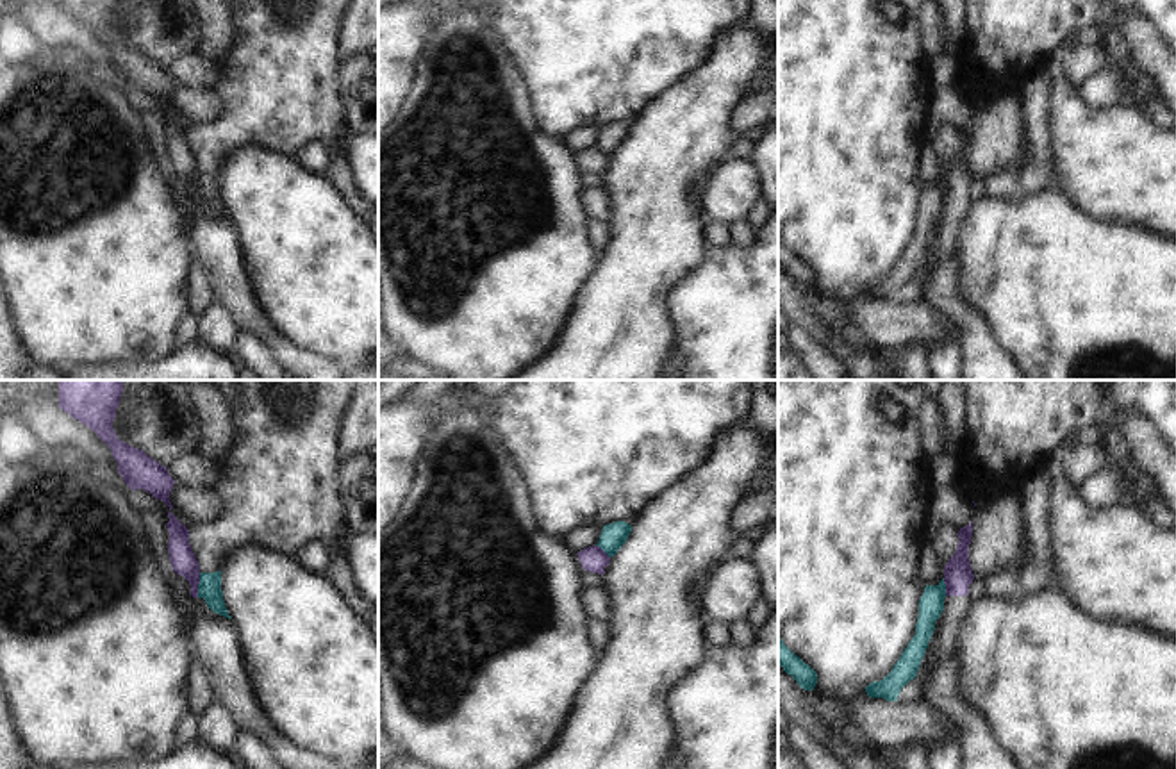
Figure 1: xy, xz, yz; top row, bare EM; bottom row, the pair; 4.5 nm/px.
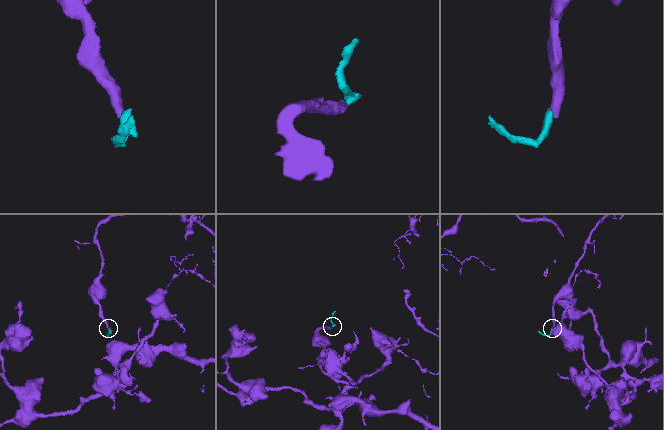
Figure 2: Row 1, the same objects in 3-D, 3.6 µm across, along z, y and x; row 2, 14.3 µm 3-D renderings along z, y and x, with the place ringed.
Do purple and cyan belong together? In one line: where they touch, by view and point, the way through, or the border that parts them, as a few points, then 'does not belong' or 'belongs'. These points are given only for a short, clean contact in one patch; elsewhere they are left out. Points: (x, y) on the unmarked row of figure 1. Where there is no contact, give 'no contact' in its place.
meets purple in xy at (197, 186); border along xy (200, 173), (197, 197); does not belong

